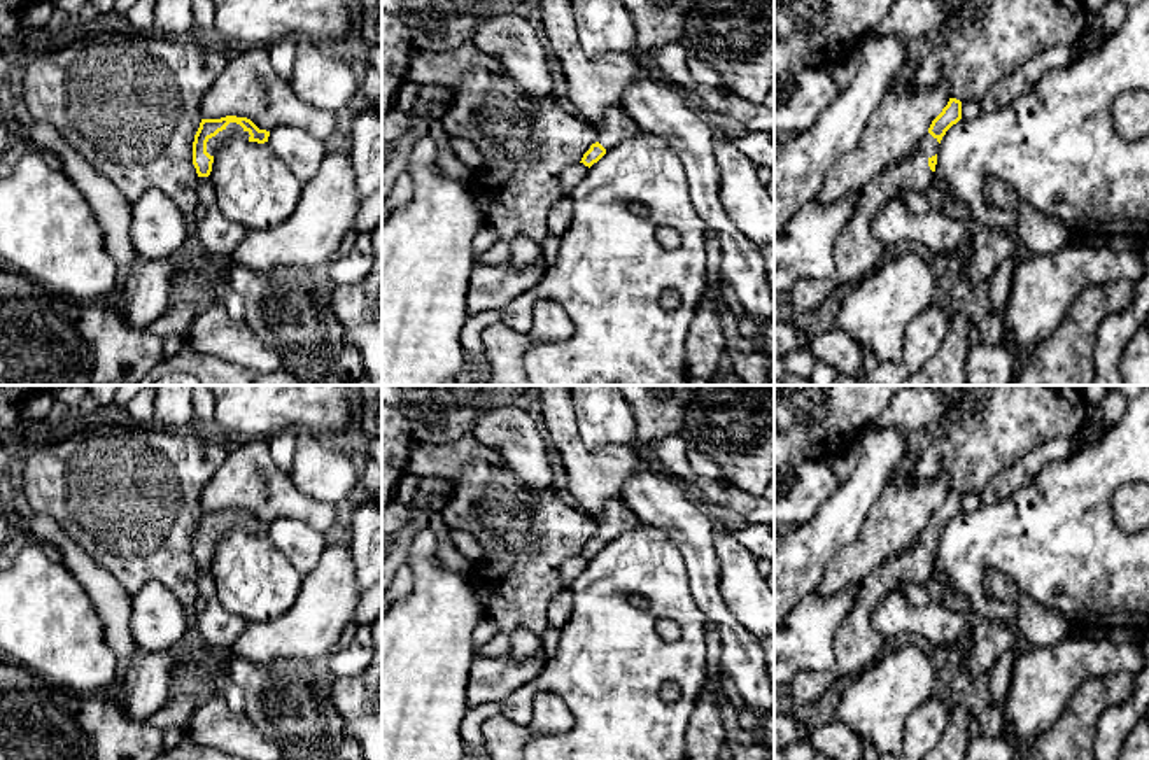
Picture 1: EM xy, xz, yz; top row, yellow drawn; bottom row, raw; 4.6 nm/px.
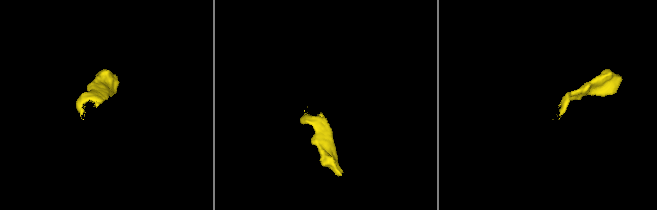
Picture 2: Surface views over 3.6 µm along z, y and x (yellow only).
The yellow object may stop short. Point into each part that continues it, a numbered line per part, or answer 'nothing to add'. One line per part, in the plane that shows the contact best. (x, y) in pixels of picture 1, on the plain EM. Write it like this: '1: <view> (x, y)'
1: xy (233, 522)

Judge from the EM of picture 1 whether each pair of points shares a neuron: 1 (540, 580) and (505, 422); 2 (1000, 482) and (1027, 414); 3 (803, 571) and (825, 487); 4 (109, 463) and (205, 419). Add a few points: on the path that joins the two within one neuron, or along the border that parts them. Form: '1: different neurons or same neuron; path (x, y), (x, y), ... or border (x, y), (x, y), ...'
1: different neurons; border (491, 447), (524, 485), (536, 491), (554, 485)
2: different neurons; border (1041, 445), (1036, 445), (1006, 466), (979, 492)
3: different neurons; border (843, 484), (806, 522), (792, 527)
4: different neurons; border (198, 424), (205, 429)

